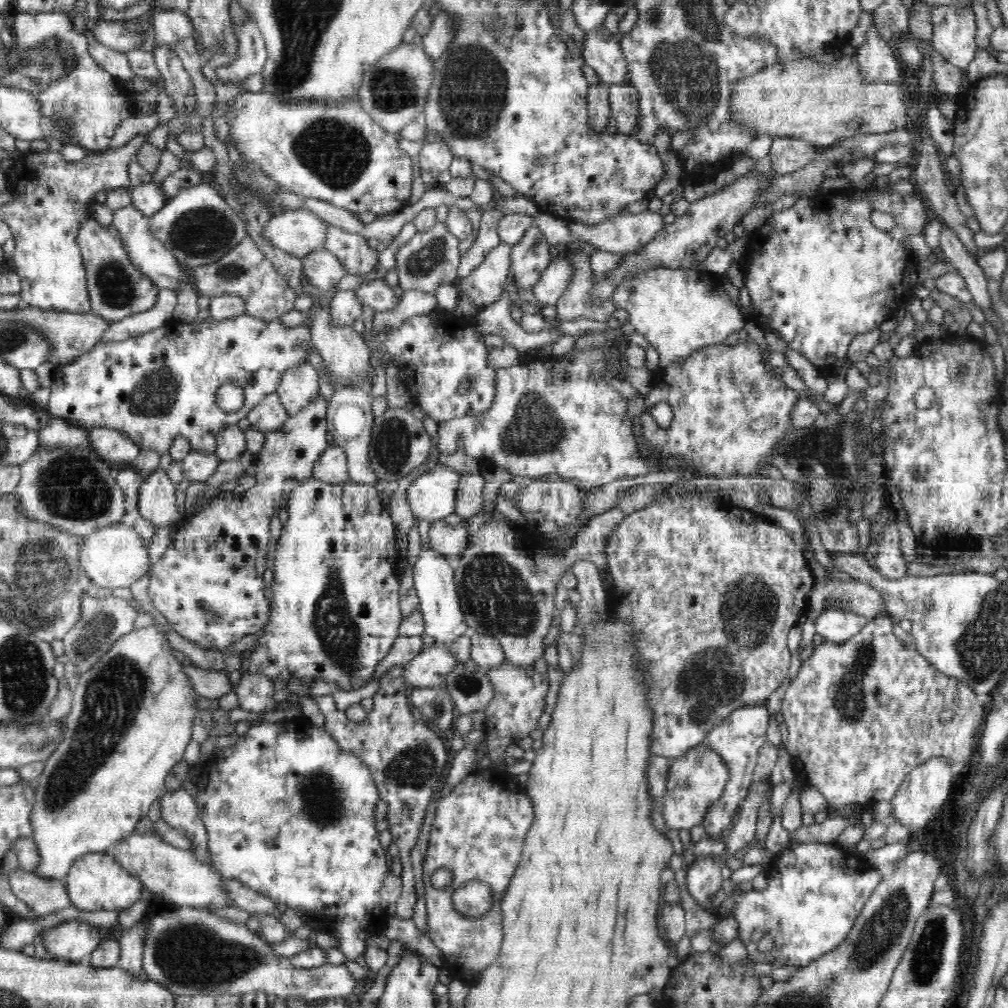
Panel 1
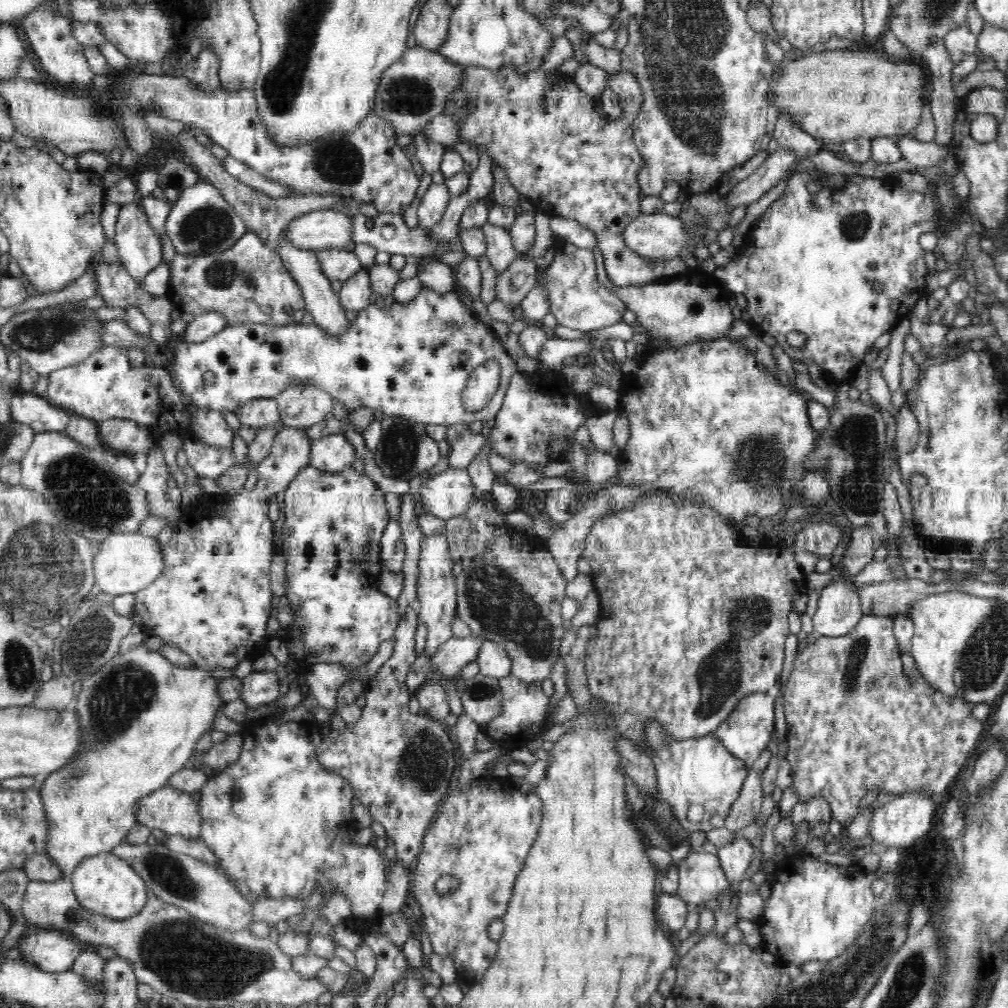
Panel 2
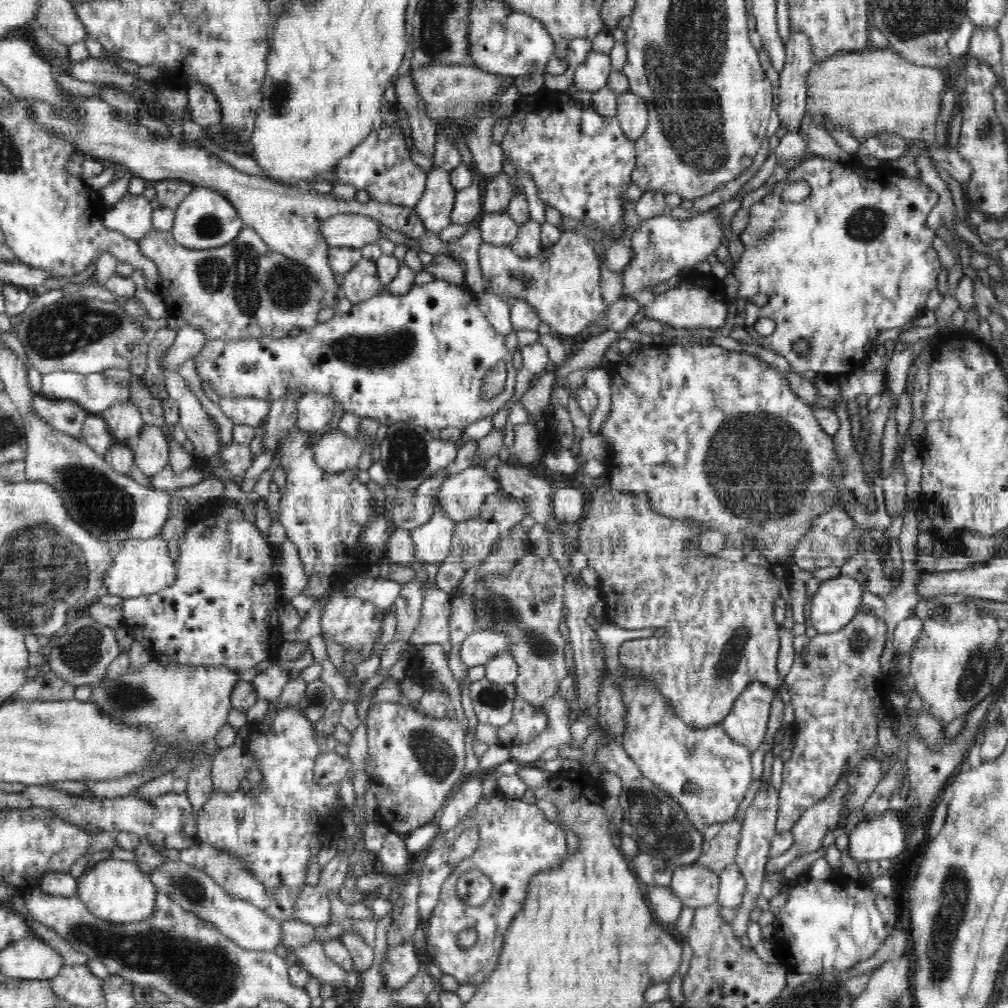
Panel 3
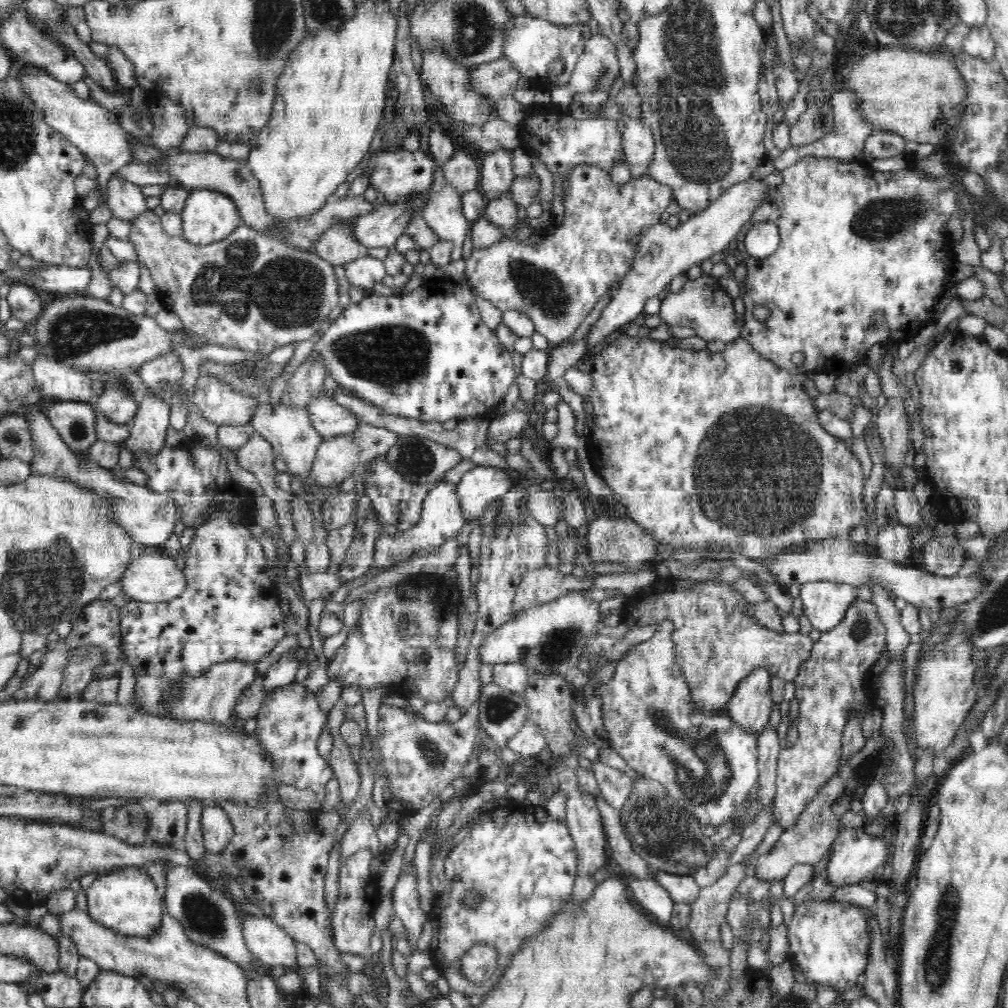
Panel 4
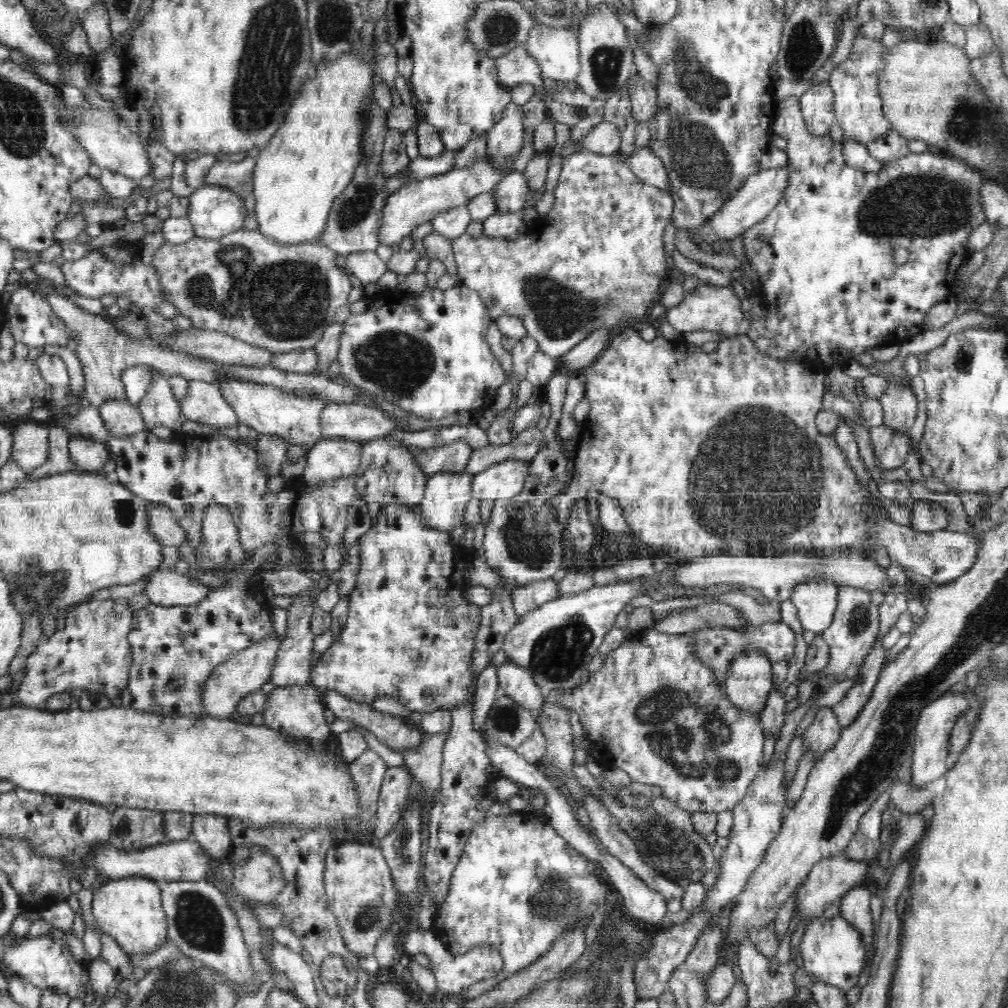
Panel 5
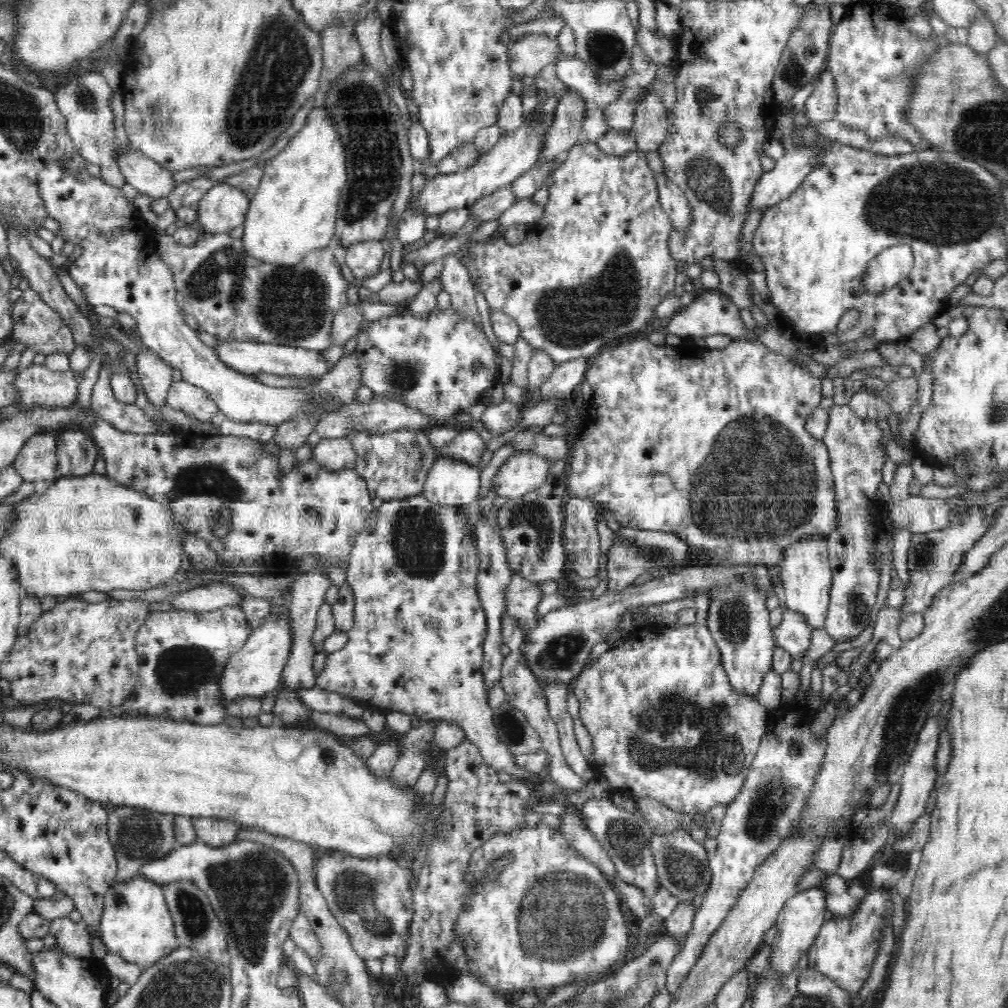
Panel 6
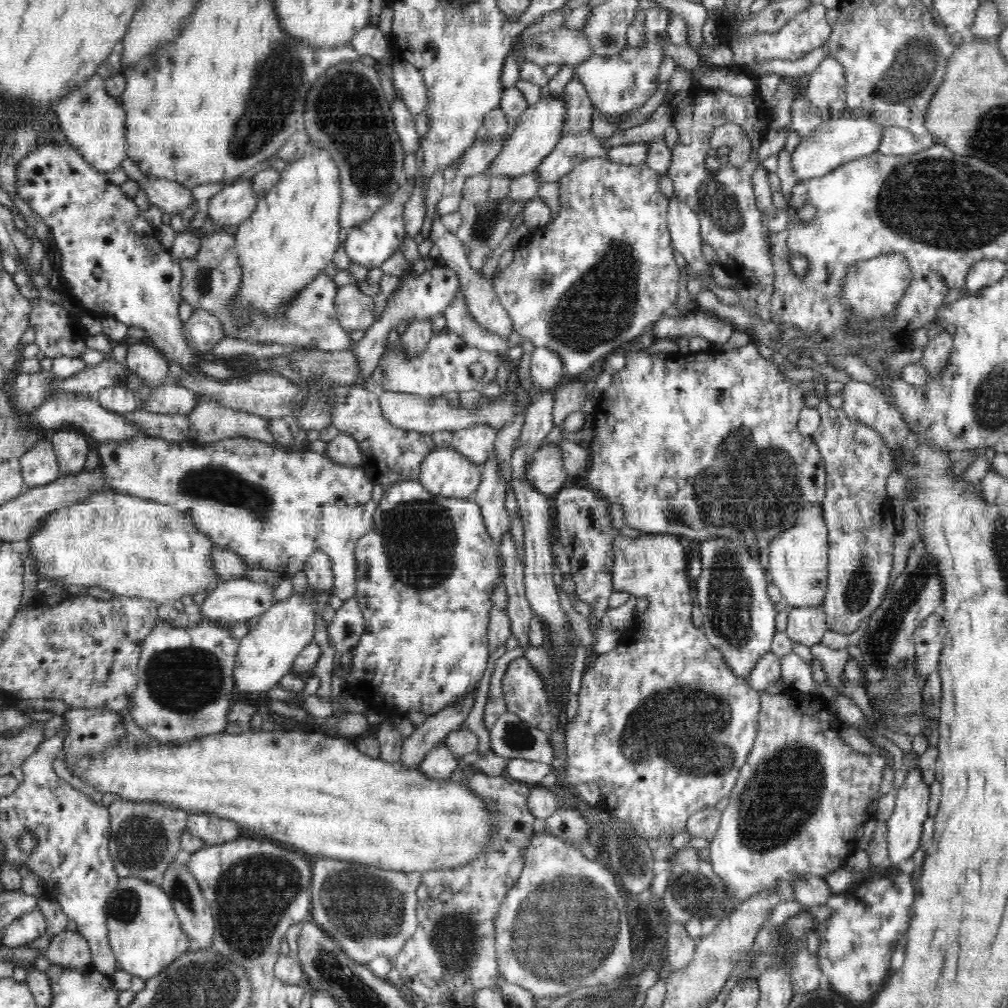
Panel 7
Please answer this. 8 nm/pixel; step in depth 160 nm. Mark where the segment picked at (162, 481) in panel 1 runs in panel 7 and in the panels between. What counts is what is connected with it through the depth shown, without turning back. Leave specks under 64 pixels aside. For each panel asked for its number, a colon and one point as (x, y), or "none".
2: (153, 478)
3: (151, 453)
4: (150, 423)
5: (159, 407)
6: (156, 376)
7: (143, 359)

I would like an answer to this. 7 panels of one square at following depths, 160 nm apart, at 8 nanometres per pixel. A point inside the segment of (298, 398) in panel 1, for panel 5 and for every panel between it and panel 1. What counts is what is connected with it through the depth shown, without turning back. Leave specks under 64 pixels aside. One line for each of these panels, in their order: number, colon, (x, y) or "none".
2: (301, 406)
3: (315, 410)
4: (330, 419)
5: (354, 421)

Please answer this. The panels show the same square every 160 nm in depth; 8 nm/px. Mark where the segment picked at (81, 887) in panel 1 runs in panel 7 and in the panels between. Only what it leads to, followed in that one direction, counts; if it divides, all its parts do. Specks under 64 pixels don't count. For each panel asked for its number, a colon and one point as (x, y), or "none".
2: (108, 885)
3: (116, 890)
4: (127, 901)
5: (129, 909)
6: (136, 923)
7: (145, 935)

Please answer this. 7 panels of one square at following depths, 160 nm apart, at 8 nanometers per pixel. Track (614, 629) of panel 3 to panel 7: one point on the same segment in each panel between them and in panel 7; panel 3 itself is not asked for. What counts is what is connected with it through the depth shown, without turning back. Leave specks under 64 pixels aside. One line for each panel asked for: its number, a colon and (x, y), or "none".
4: (707, 763)
5: (654, 710)
6: (666, 723)
7: (663, 726)

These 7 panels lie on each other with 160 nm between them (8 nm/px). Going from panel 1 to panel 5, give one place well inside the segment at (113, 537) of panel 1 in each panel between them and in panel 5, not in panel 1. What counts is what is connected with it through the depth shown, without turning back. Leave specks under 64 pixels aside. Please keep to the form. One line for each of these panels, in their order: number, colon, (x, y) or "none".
2: (125, 563)
3: (142, 567)
4: (153, 577)
5: (166, 588)

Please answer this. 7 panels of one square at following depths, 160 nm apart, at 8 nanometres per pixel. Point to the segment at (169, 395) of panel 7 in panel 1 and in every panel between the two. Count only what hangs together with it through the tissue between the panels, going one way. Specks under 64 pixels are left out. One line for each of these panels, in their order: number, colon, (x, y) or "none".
1: (269, 415)
2: (260, 412)
3: (249, 411)
4: (218, 402)
5: (204, 403)
6: (194, 401)

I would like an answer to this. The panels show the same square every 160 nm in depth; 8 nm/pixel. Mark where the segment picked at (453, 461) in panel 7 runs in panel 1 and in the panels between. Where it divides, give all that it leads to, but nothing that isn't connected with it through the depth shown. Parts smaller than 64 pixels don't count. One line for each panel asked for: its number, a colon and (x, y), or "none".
1: (434, 577)
2: (437, 596)
3: (432, 542)
4: (441, 518)
5: (445, 498)
6: (452, 483)

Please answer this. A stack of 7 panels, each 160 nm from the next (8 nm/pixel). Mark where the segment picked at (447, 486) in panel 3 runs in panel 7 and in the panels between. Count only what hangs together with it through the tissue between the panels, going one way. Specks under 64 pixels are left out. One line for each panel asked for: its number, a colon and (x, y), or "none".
4: (479, 486)
5: (503, 480)
6: (520, 474)
7: (546, 472)

